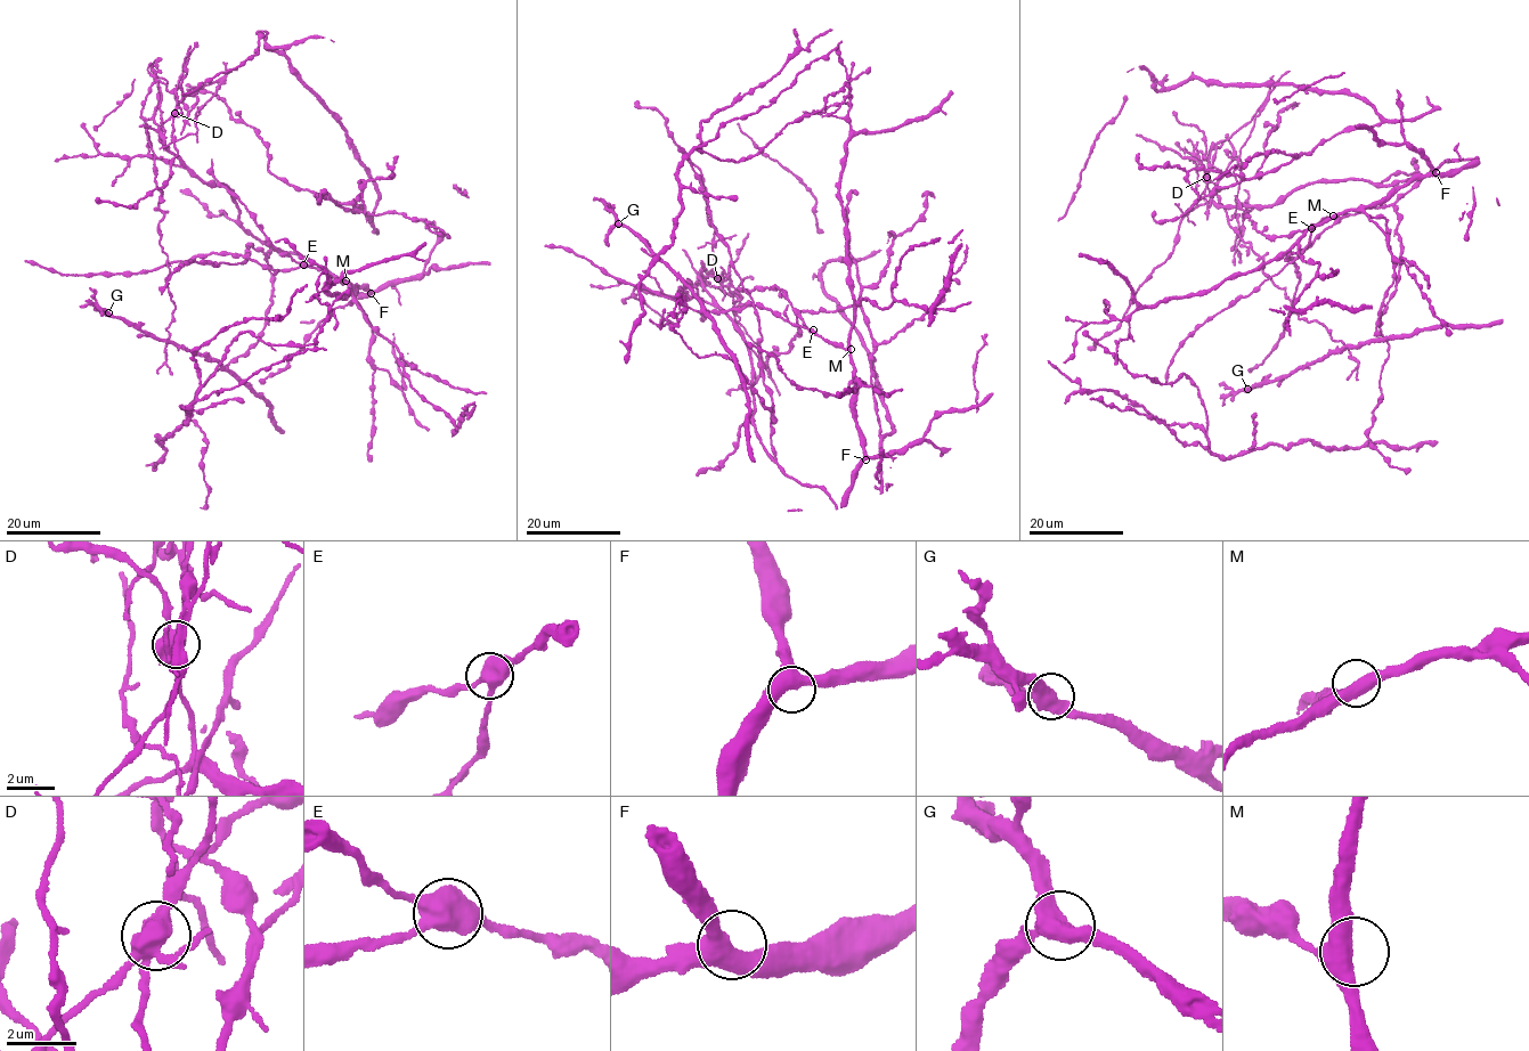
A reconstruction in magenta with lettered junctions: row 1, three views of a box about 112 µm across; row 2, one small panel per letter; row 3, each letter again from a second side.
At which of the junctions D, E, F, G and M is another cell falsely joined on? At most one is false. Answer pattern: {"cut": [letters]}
{"cut": ["D"]}

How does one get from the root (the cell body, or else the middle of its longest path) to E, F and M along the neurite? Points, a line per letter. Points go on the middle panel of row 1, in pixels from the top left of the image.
E: (754, 406), (756, 437), (775, 461), (770, 423), (772, 399), (763, 381), (762, 337), (753, 301), (813, 330)
F: (754, 406), (756, 437), (775, 461), (772, 399), (763, 381), (753, 301), (848, 353), (865, 459)
M: (754, 406), (756, 437), (775, 461), (770, 423), (772, 399), (763, 381), (762, 337), (753, 301), (851, 349)

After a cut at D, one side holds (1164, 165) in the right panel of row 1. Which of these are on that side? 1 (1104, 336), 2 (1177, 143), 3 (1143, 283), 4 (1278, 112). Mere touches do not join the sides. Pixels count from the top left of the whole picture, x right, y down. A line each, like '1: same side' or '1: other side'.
1: other side
2: other side
3: other side
4: same side

